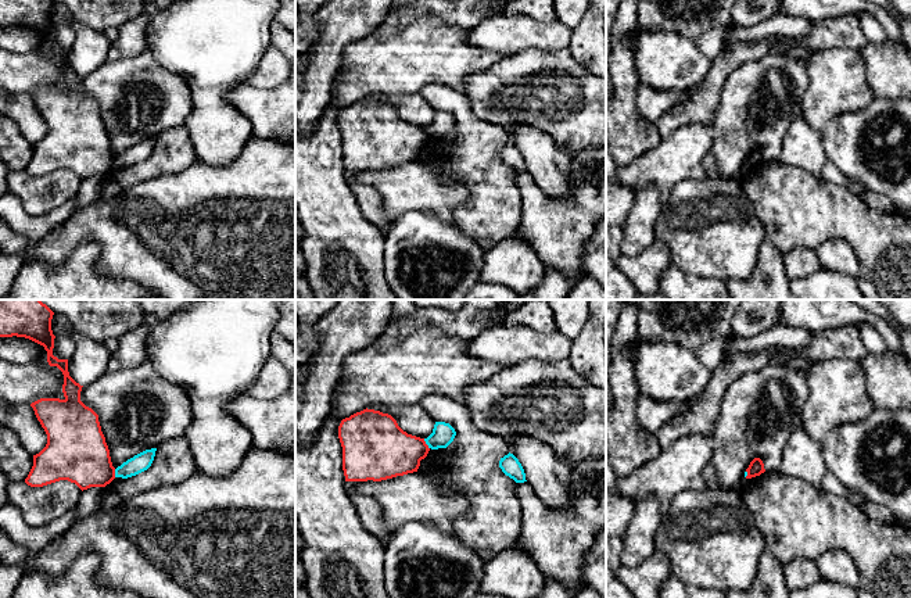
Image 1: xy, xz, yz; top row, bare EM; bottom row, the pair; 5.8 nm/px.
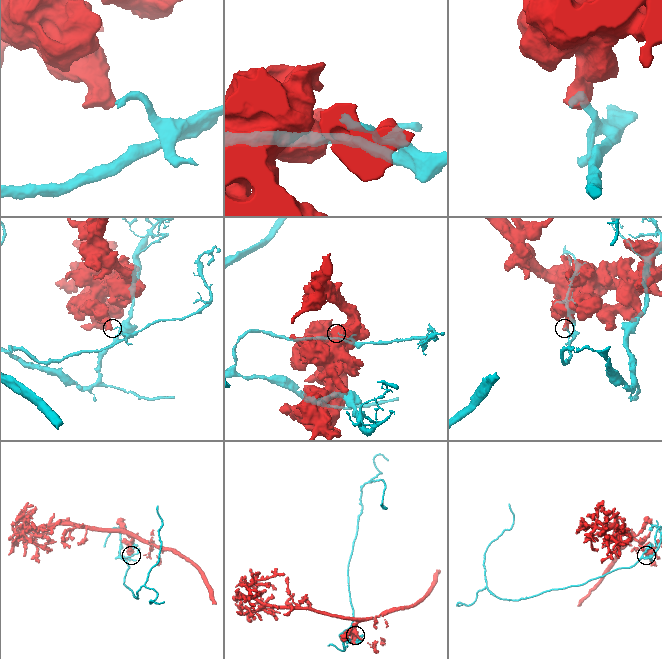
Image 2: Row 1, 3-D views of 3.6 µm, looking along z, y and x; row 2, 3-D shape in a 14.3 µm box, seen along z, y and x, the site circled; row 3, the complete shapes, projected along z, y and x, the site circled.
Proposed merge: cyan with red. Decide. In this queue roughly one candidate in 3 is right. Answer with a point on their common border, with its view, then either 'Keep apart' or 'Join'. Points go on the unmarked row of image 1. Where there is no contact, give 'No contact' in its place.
Touches cyan at xz (426, 132). Keep apart

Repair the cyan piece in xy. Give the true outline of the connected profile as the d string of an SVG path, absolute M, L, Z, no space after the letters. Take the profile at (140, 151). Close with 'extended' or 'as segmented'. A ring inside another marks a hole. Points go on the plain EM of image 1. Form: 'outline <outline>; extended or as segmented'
outline M157 137L146 139L123 151L115 158L115 166L128 168L147 160L155 146Z; as segmented

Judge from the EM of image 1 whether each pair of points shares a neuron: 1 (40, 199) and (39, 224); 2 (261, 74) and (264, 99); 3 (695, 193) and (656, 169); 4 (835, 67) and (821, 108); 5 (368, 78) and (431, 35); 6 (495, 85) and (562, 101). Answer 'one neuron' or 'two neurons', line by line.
1: two neurons
2: two neurons
3: two neurons
4: one neuron
5: one neuron
6: one neuron

